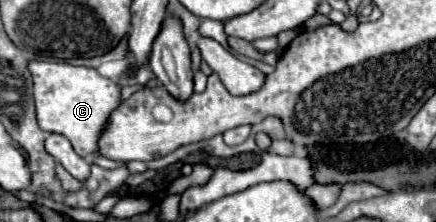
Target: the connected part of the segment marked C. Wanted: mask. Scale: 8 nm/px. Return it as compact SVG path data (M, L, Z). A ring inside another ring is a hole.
M30 61L28 71L34 83L36 119L44 131L64 135L80 157L92 157L98 151L98 137L110 117L120 105L118 87L102 77L96 69L76 67L70 63L48 63Z

